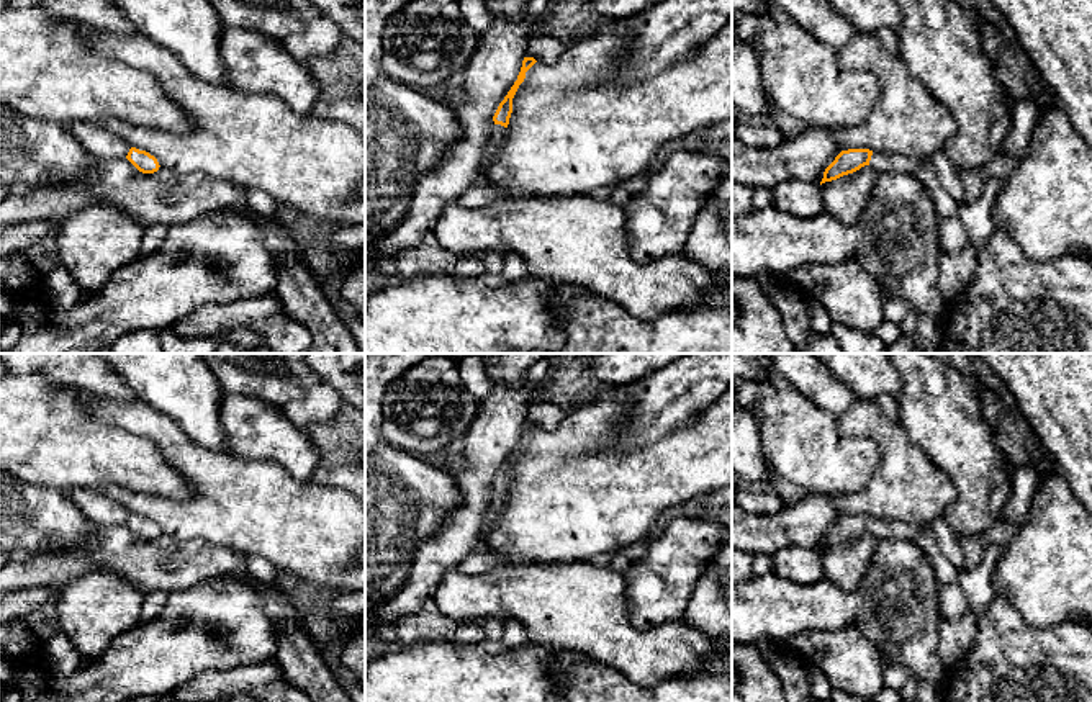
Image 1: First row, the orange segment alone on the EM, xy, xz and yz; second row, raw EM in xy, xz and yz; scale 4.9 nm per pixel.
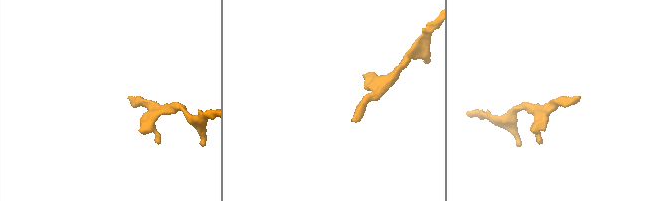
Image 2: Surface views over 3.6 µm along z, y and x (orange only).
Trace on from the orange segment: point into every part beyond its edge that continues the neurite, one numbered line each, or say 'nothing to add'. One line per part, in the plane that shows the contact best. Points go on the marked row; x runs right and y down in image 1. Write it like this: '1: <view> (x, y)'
1: yz (879, 161)

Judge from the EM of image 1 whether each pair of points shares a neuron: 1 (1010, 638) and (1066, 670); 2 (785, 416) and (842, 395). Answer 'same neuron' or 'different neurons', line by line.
1: same neuron
2: different neurons

